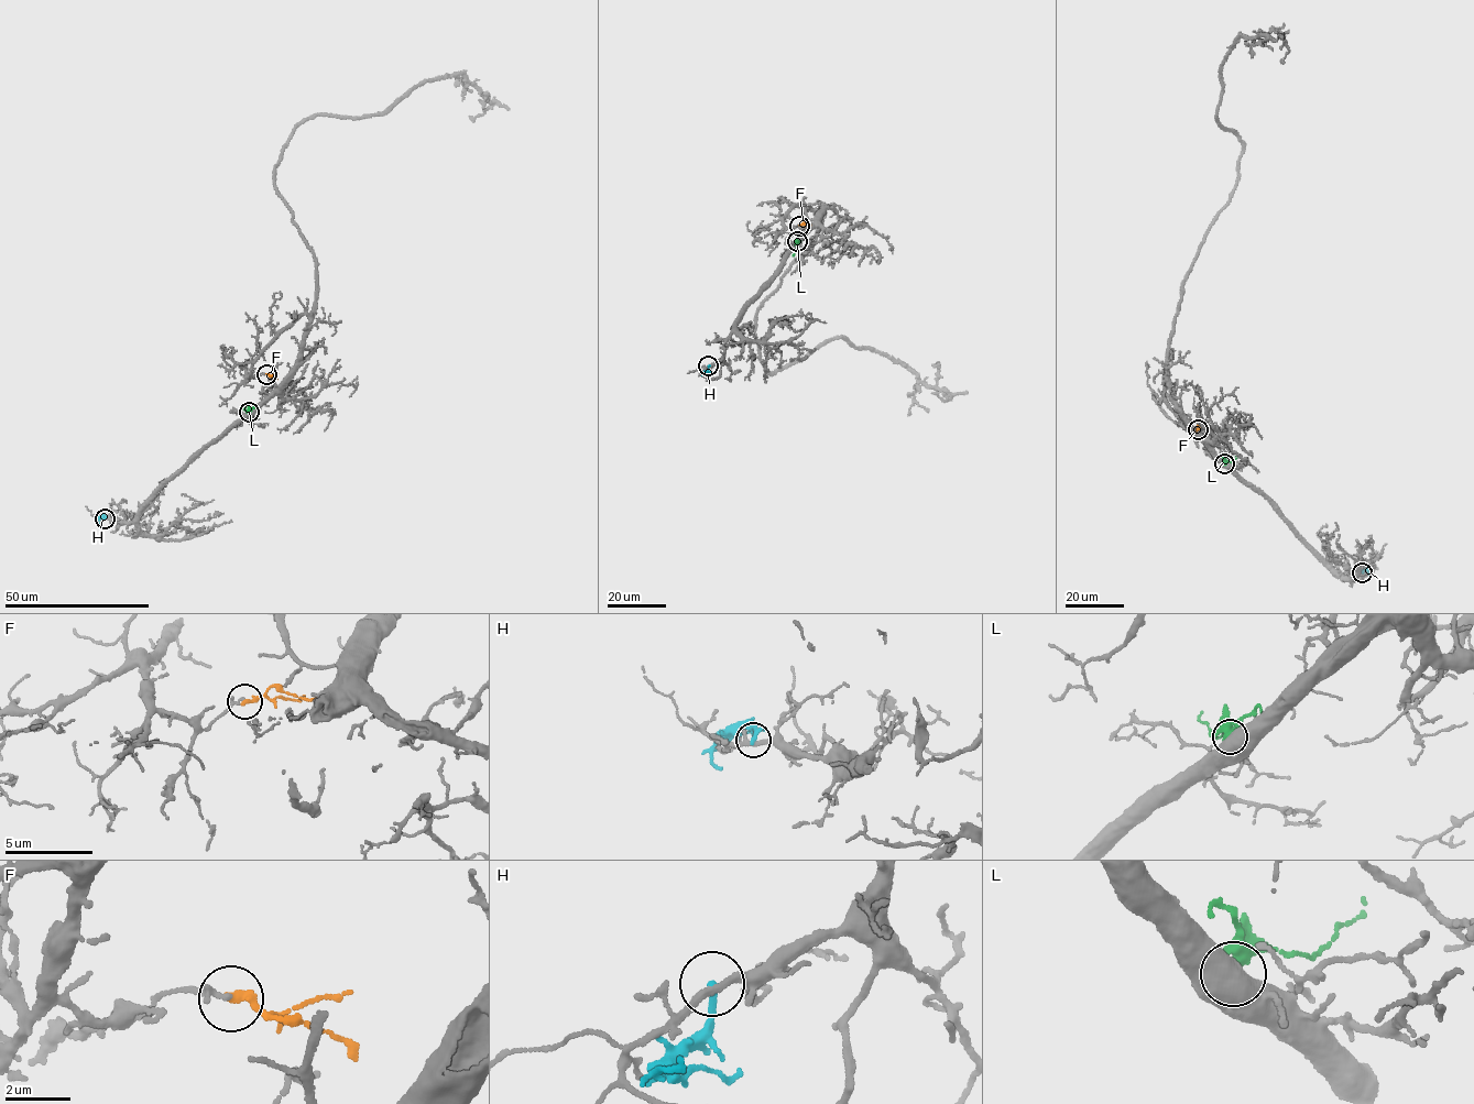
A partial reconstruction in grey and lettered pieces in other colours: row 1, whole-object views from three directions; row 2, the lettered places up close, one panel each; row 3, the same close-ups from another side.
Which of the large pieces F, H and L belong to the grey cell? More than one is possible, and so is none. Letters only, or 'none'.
none

